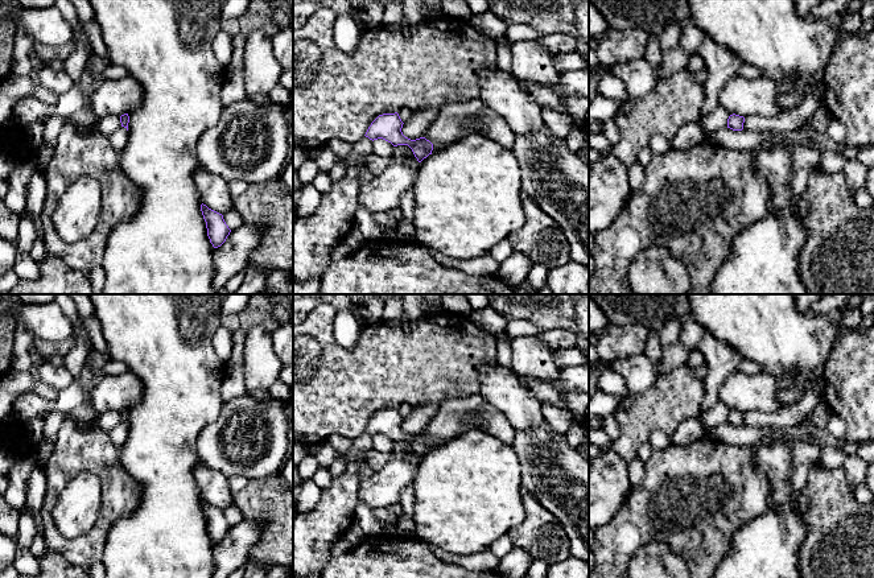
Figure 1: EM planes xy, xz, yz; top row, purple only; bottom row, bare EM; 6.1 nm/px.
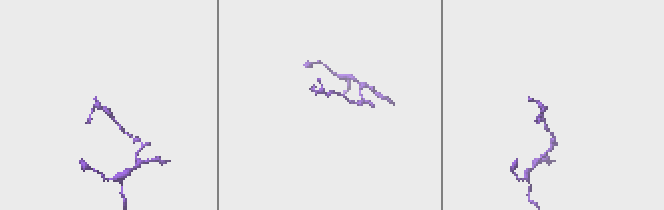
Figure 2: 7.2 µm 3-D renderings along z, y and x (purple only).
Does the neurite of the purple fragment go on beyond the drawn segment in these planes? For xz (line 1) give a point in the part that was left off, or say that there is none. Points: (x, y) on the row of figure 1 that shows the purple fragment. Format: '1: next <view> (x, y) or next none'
1: next none

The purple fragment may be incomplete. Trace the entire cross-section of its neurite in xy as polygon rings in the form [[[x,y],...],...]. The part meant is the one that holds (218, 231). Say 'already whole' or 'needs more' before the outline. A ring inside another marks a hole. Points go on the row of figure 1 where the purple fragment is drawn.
already whole; [[[203,203],[201,205],[201,211],[206,222],[207,236],[210,239],[210,243],[214,248],[220,247],[231,232],[223,219],[223,215],[209,209]]]

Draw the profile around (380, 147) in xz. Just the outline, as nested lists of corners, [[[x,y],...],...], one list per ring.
[[[383,139],[372,141],[372,153],[382,157],[391,157],[393,154],[393,145]]]

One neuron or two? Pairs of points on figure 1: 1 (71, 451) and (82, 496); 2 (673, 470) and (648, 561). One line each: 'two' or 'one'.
1: two
2: two

